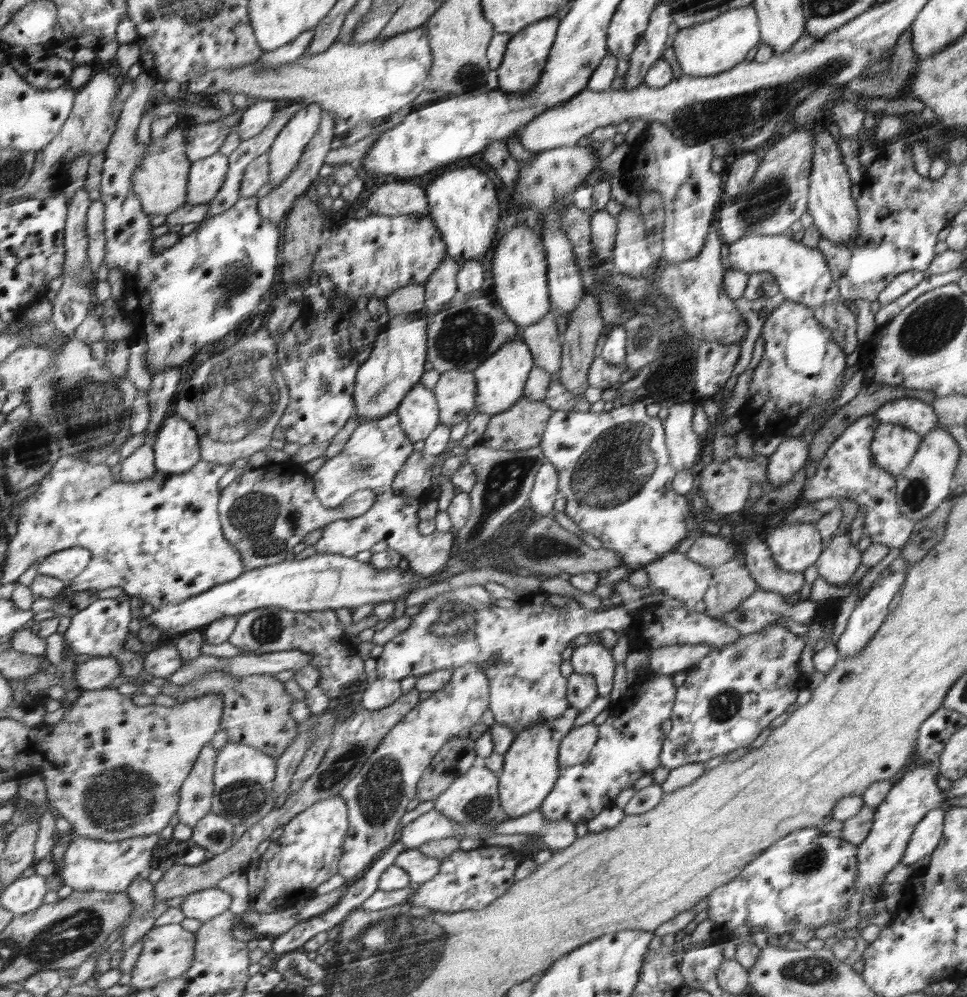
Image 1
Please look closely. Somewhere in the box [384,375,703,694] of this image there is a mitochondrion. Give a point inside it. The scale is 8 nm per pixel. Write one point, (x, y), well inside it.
(621, 461)

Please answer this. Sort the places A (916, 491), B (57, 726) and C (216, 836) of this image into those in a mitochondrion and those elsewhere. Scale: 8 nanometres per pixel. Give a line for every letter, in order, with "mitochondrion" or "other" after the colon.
A: mitochondrion
B: other
C: mitochondrion

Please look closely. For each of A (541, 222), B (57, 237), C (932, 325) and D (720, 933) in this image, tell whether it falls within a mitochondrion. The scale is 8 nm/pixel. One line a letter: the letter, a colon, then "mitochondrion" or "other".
A: other
B: other
C: mitochondrion
D: other

